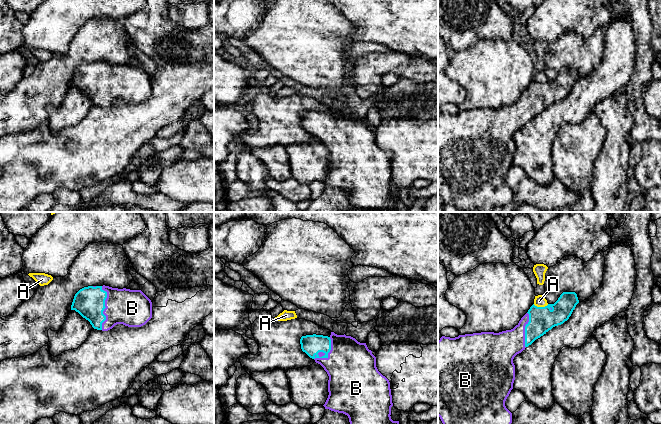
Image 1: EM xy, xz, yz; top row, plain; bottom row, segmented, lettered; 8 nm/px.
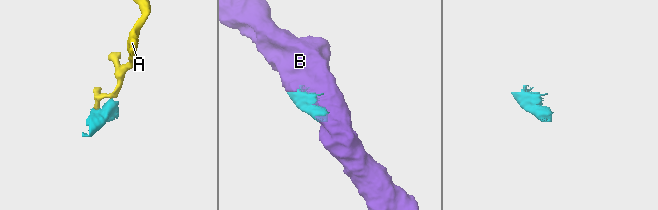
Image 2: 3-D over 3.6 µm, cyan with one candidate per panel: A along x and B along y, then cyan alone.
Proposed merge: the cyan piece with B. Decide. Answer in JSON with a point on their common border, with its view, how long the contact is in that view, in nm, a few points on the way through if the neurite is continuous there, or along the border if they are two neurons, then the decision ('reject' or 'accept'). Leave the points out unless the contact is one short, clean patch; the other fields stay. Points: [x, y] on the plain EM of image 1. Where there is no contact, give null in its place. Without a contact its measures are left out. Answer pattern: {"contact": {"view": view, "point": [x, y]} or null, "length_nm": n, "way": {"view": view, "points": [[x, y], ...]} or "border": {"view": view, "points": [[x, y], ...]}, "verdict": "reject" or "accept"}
{"contact": {"view": "xz", "point": [328, 128]}, "length_nm": 220, "verdict": "accept"}

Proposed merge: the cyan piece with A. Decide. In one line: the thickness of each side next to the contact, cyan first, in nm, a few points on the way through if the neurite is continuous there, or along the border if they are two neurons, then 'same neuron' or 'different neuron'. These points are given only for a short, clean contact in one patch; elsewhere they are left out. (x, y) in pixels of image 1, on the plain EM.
calibres 200 and 90 nm; border yz (533, 80), (537, 82), (546, 82), (548, 80); different neuron

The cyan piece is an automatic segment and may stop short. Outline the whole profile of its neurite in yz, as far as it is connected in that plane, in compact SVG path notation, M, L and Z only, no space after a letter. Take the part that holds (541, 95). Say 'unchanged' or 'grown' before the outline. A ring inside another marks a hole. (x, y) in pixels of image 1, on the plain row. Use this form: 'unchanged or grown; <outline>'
grown; M563 68L554 80L545 83L533 80L511 106L465 110L455 114L442 112L438 117L438 192L444 204L454 205L464 212L471 209L492 212L495 207L509 203L512 199L512 189L506 184L505 177L515 156L514 133L553 103L567 97L578 79L575 68Z

